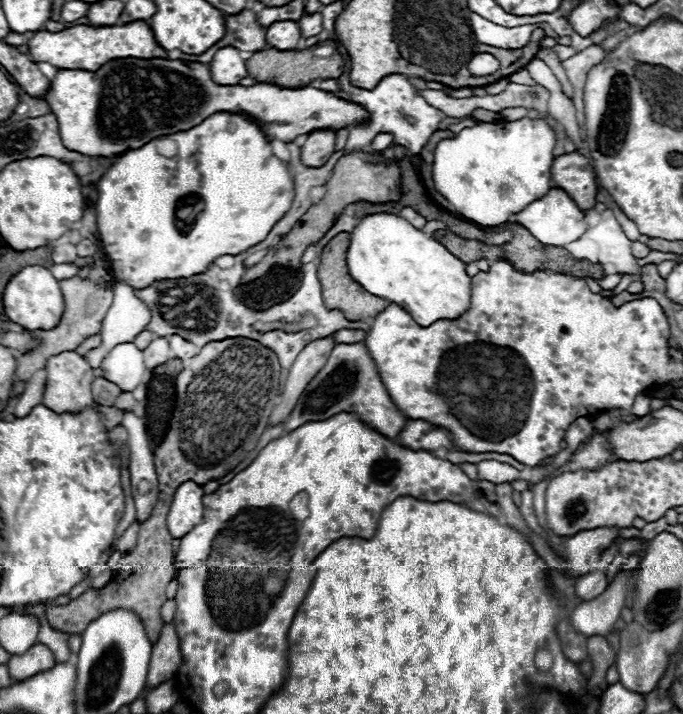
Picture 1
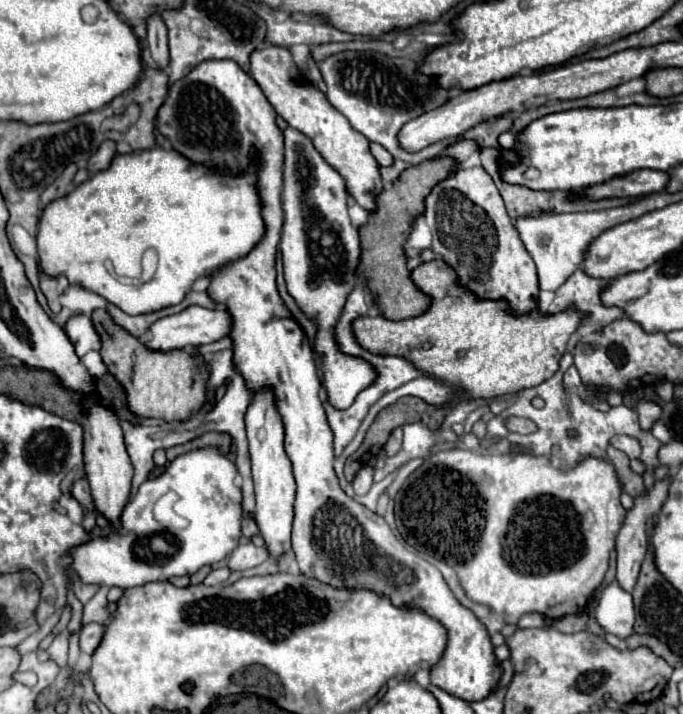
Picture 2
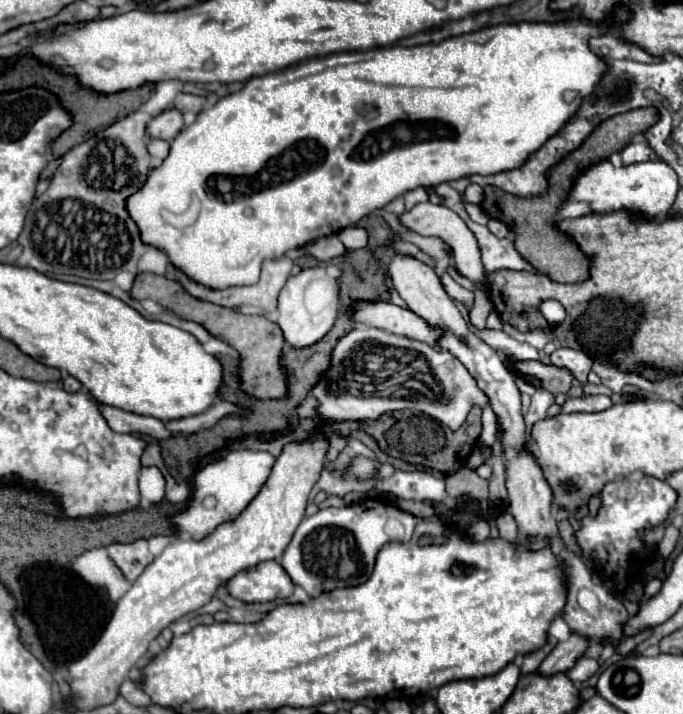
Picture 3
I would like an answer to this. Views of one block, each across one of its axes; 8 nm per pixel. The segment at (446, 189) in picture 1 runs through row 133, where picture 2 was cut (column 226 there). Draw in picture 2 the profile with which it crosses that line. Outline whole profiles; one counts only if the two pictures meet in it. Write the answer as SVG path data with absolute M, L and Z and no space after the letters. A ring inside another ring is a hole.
M202 448L188 454L178 456L174 462L170 462L168 470L158 476L150 478L144 484L140 484L138 492L130 496L128 504L124 506L120 514L120 528L110 530L108 536L96 536L90 538L84 544L72 546L68 550L70 566L68 570L74 570L84 584L98 584L98 586L118 586L118 588L134 588L144 586L148 582L164 582L174 576L192 576L206 564L216 564L228 556L238 546L240 538L240 520L242 520L242 492L234 484L236 466L228 462L216 448ZM164 492L176 492L179 500L174 506L174 511L188 520L188 526L182 530L166 530L156 518L154 518L154 504Z

